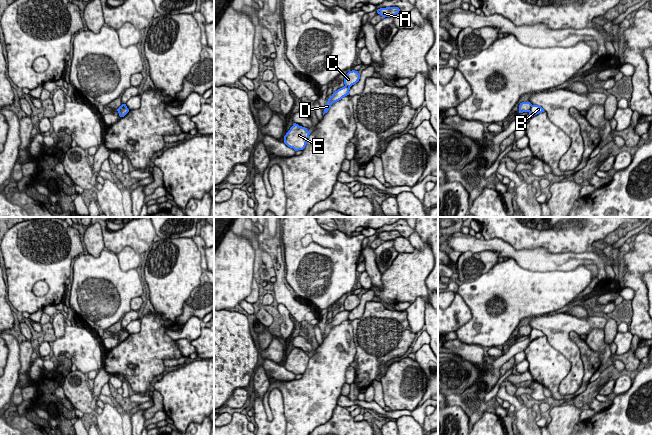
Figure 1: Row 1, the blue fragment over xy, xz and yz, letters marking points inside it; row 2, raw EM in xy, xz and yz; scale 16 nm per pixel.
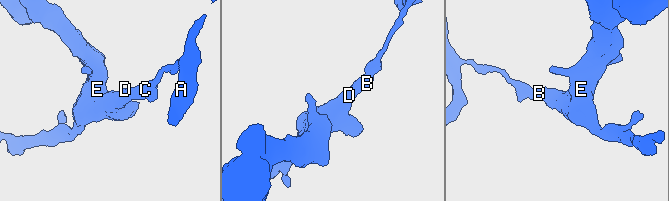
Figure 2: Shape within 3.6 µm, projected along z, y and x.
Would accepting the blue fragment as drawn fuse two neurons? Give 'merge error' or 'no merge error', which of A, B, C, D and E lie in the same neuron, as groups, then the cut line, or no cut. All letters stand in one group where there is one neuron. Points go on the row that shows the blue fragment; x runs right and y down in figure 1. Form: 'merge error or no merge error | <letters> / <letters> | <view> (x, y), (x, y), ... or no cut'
merge error | A C / B D E | yz (531, 104), (531, 108), (528, 111)

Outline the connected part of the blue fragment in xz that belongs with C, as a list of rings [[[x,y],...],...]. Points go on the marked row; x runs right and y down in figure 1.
[[[352,70],[349,71],[344,77],[344,84],[345,86],[351,87],[352,85],[356,84],[360,79],[360,74],[358,71]]]

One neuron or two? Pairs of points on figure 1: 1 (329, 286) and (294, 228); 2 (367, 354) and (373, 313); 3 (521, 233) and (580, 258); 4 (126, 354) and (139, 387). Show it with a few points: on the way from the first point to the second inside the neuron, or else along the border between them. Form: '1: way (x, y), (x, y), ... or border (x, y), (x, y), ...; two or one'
1: way (315, 272), (294, 251), (294, 242); one
2: way (373, 344), (373, 323); one
3: border (542, 246), (550, 252), (588, 251); two
4: way (135, 360), (139, 364), (139, 378); one

